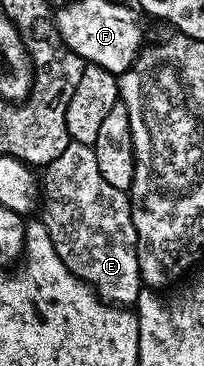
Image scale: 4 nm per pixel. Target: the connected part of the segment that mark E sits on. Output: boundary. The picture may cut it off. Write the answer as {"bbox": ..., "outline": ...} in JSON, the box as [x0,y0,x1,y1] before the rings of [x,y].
{"bbox":[41,141,141,307],"outline":[[[72,141],[65,147],[65,151],[61,151],[61,155],[57,155],[57,159],[45,166],[41,173],[42,203],[41,220],[49,231],[49,239],[53,239],[57,255],[61,255],[61,263],[69,267],[73,276],[90,285],[98,293],[100,301],[120,307],[134,306],[139,299],[141,282],[139,236],[131,218],[131,198],[124,190],[112,187],[101,176],[101,170],[97,168],[97,155],[92,146]]]}

